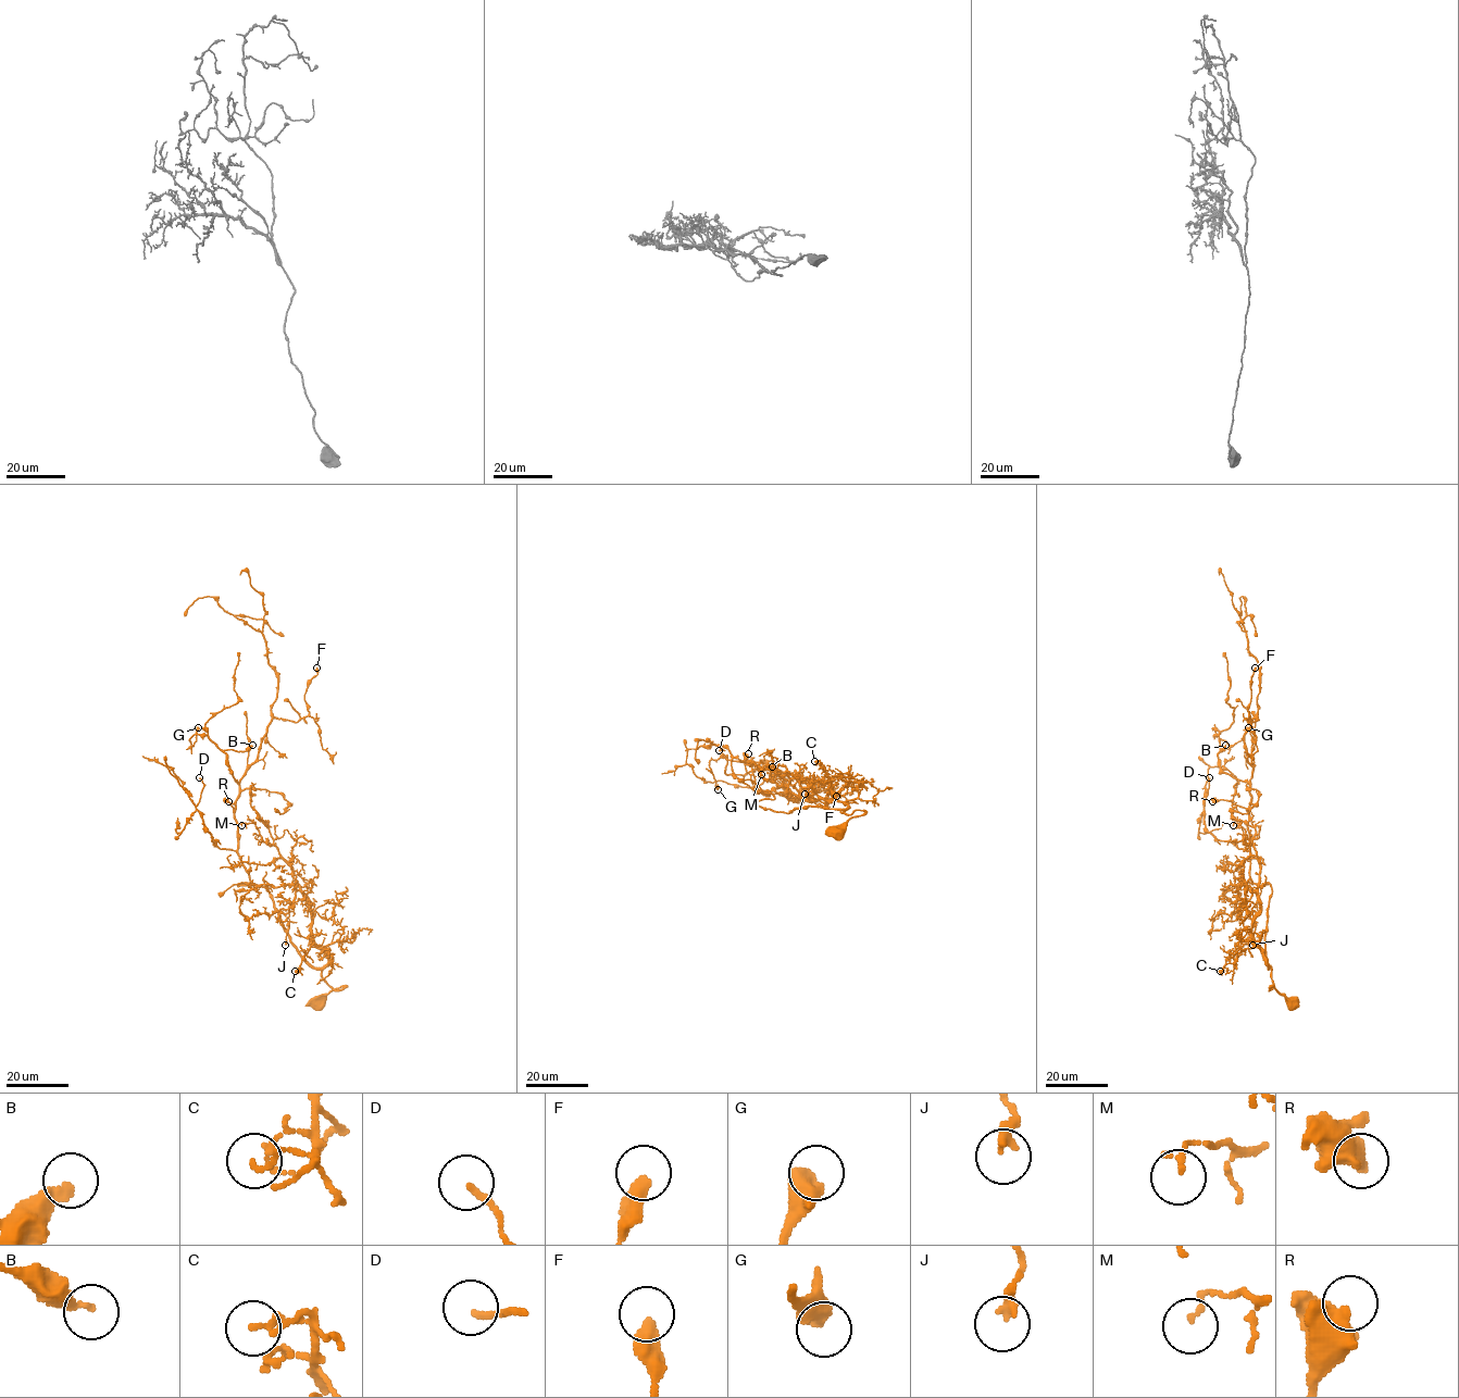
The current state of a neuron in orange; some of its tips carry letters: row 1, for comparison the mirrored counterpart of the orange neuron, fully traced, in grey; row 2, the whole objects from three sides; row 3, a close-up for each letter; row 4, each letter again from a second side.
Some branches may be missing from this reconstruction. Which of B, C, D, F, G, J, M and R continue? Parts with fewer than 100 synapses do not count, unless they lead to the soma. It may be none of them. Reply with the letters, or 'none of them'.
none of them

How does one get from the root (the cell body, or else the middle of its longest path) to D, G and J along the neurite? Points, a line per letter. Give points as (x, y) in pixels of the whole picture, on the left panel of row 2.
D: (316, 1002), (345, 986), (301, 955), (263, 887), (238, 886), (254, 884), (211, 840), (199, 777)
G: (316, 1002), (345, 986), (238, 886), (239, 784), (198, 727)
J: (316, 1002), (345, 986), (334, 989), (322, 976), (328, 959), (312, 940), (310, 902), (299, 890), (285, 945)

